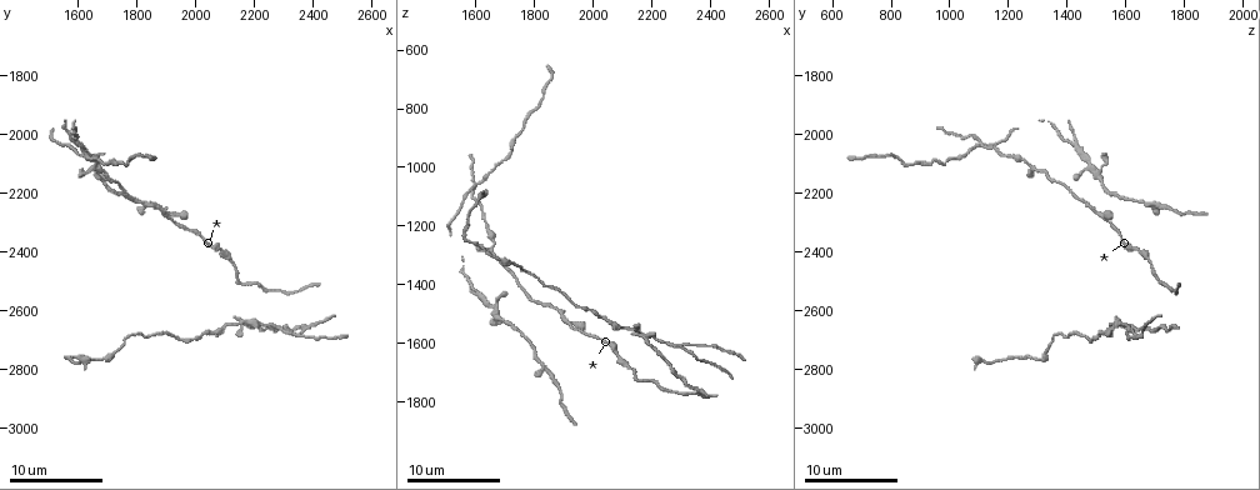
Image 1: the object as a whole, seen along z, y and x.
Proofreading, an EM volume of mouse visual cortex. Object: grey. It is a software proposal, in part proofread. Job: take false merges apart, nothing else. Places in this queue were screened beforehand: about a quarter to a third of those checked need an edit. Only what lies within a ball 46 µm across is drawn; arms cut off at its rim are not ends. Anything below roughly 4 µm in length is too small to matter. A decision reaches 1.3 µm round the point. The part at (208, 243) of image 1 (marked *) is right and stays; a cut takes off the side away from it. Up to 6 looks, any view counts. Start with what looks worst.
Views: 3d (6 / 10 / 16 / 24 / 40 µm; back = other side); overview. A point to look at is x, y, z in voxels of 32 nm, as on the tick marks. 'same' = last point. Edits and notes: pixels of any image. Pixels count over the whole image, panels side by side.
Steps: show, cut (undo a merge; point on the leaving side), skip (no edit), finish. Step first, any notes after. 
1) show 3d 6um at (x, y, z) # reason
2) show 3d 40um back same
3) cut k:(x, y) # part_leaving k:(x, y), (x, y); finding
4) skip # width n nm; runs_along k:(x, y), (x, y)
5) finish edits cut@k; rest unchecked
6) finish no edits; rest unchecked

show 3d 16um at (2180, 2640, 1570) # arms run side by side

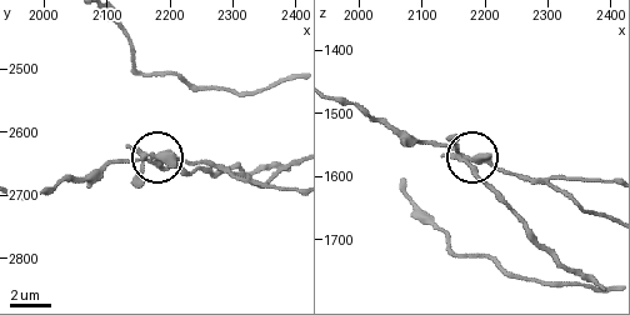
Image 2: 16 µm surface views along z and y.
cut 2:(140, 183) # side_arm 12 um; part_leaving 2:(464, 159), (563, 263), (583, 270), (601, 286); two neurons meet here

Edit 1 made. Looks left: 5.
show overview

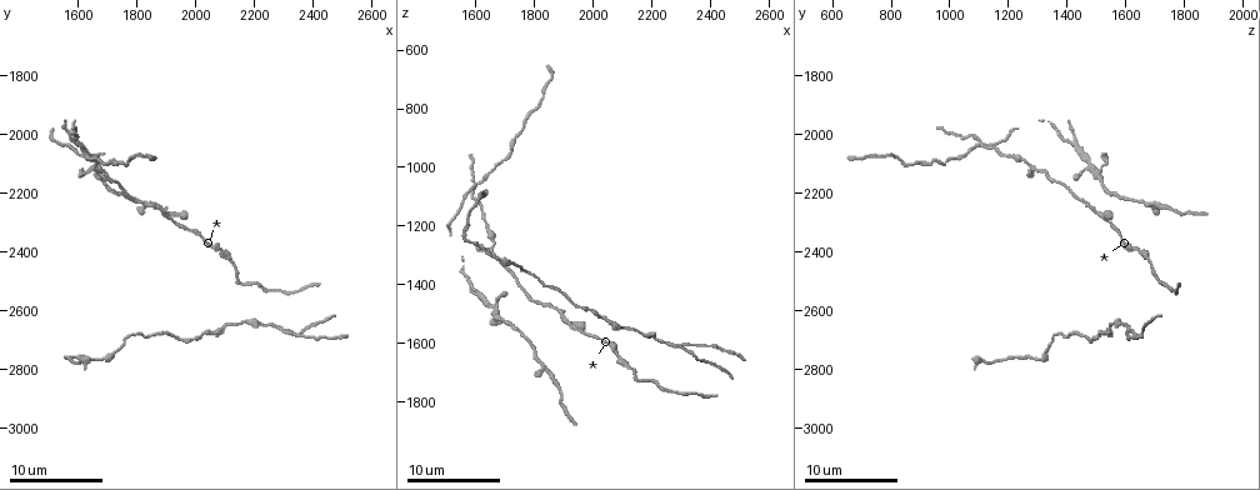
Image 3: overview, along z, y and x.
show 3d 16um at (2300, 2680, 1610) # three arms meet

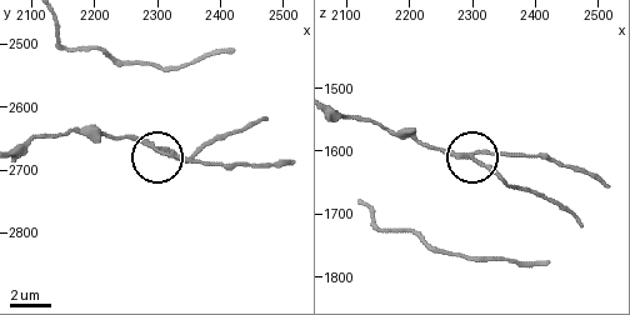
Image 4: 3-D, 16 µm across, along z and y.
show 3d 6um at (2305, 2670, 1605)

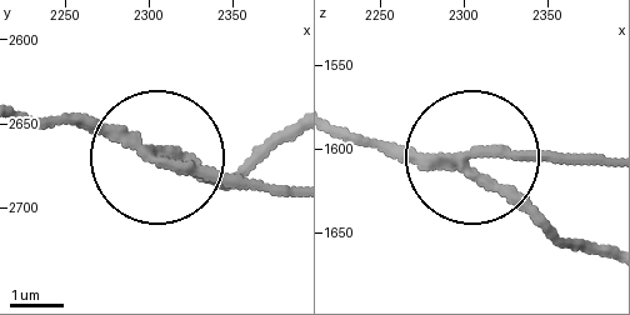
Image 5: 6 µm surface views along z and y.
cut 5:(520, 203) # width 180 nm; part_leaving 5:(468, 165), (571, 241), (598, 246); two neurons meet here

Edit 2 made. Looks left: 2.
show overview # see it whole again

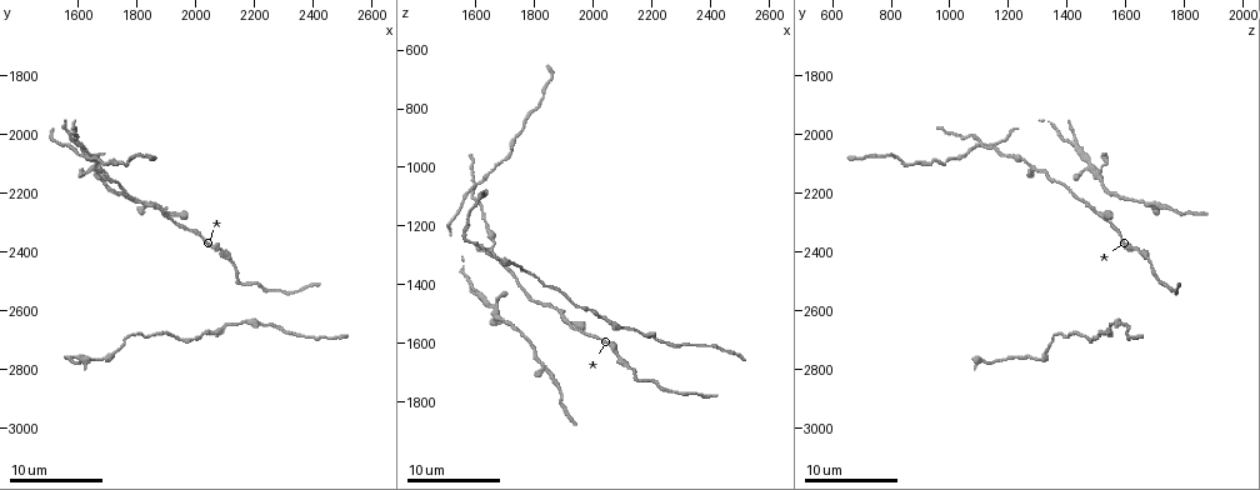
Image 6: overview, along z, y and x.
show 3d 6um at (1920, 2290, 1520) # thick turns thin

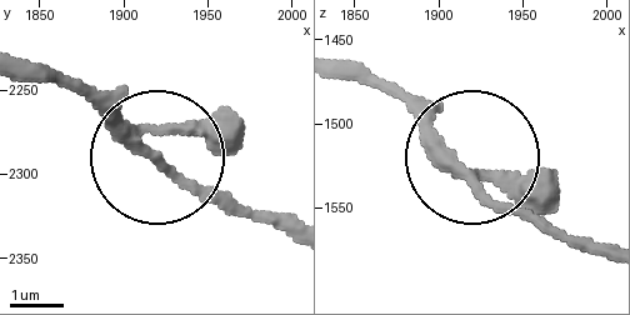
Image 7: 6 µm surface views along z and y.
skip # arms 3; runs_along 7:(285, 233), (178, 184), (74, 81); all the same neuron

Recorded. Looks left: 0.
finish edits cut@2, cut@5; rest unchecked

